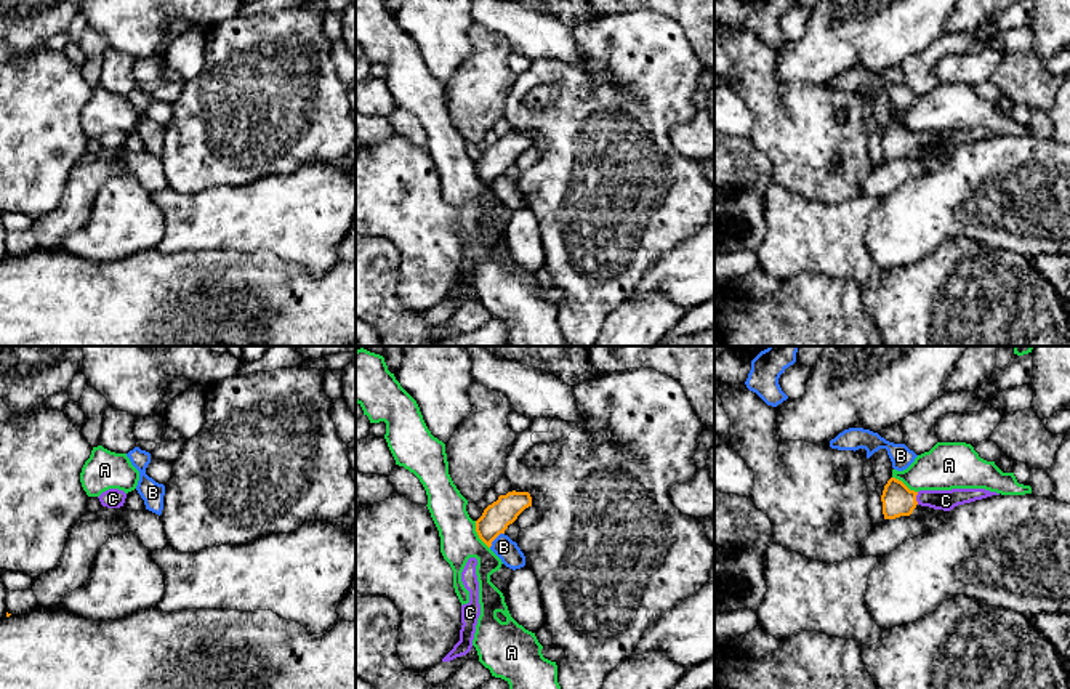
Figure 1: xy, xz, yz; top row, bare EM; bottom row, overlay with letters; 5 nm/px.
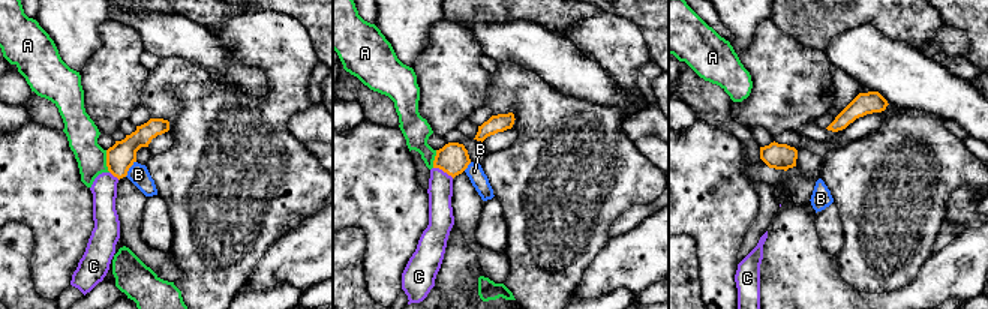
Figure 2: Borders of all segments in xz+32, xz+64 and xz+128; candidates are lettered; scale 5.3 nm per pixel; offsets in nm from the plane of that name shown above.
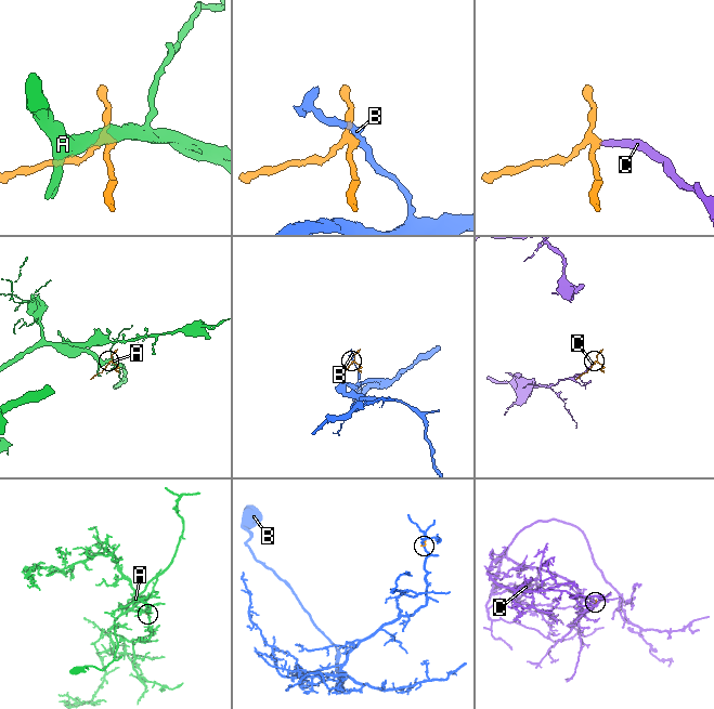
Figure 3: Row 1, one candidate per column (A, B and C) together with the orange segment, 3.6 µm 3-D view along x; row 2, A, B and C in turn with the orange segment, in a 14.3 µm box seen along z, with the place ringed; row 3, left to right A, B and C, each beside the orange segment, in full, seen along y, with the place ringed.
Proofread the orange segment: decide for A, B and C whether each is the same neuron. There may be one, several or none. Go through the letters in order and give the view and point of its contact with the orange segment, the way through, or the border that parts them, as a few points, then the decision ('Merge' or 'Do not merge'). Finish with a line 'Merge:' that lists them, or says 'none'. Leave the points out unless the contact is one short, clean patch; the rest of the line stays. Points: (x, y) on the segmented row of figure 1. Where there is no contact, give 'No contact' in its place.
A: Touches orange at xz (478, 534). Boundary: xz (474, 521), (478, 537), (489, 548). Do not merge
B: Touches orange at xz (495, 537). Boundary: xz (503, 532), (489, 547). Do not merge
C: Touches orange at yz (915, 499). Path across: yz (897, 500), (915, 499), (945, 500). Merge
Merge: C

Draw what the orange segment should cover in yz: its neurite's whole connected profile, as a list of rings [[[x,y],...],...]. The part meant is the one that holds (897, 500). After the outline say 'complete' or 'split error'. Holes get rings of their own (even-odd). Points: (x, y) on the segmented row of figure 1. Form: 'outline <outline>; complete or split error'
outline [[[891,477],[884,486],[881,502],[884,519],[910,516],[913,510],[929,506],[950,511],[958,505],[1000,495],[985,489],[951,489],[951,490],[910,490],[902,481]]]; split error

